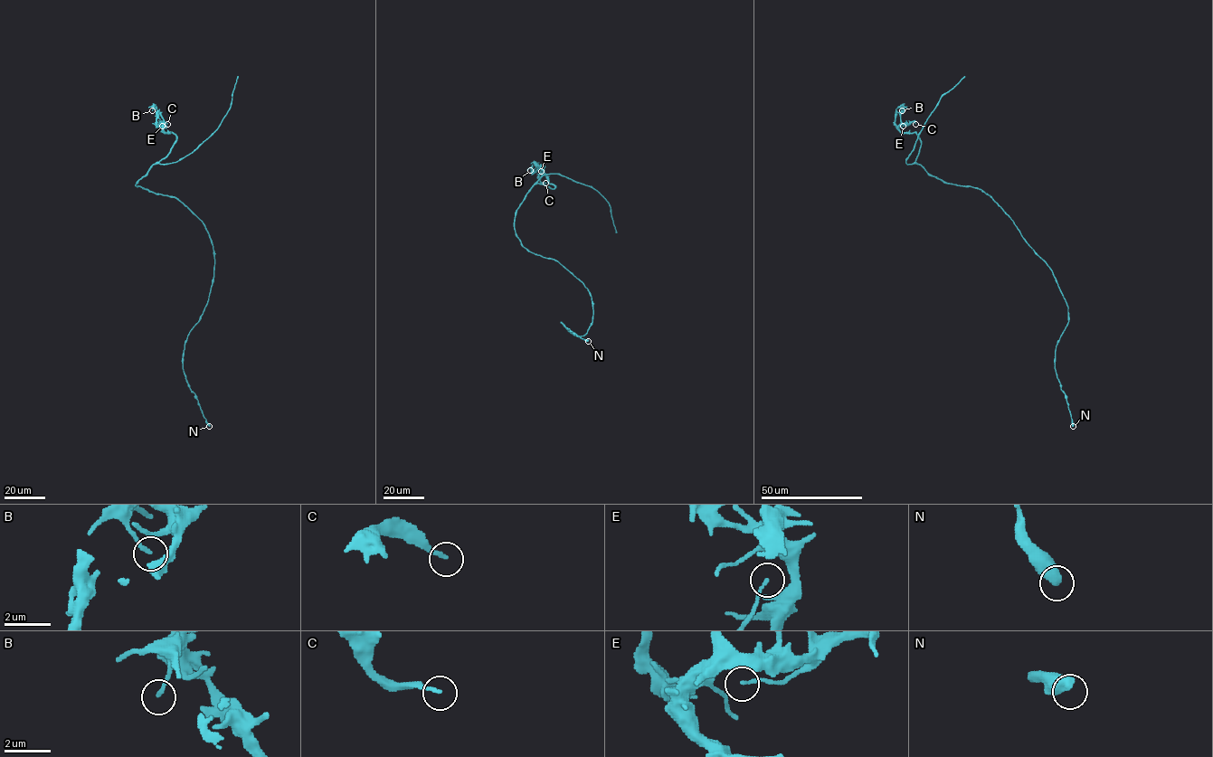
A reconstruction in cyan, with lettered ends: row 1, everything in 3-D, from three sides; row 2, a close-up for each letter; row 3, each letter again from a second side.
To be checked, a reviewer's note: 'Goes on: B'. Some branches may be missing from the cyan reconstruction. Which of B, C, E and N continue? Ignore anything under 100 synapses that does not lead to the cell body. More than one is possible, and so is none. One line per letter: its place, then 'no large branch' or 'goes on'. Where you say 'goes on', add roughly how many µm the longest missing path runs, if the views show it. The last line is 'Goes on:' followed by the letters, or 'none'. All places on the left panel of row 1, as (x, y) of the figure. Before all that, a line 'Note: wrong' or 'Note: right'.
Note: wrong
B: (152, 110) | no large branch
C: (167, 124) | no large branch
E: (162, 126) | no large branch
N: (209, 426) | no large branch
Goes on: none

